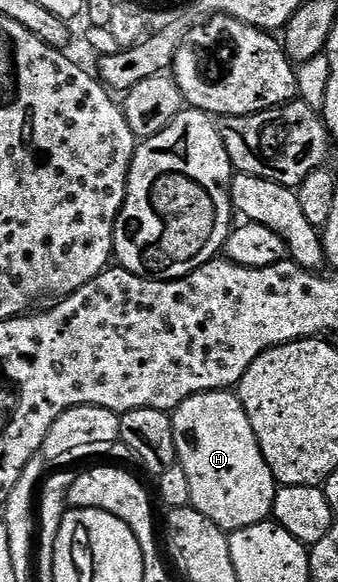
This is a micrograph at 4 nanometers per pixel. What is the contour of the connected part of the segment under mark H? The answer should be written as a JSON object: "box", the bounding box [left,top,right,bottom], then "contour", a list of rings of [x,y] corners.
{"box":[171,390,279,532],"contour":[[[212,390],[206,394],[196,394],[183,400],[183,404],[179,404],[177,409],[172,411],[171,417],[177,461],[183,472],[187,472],[187,481],[191,487],[189,505],[203,512],[207,520],[211,520],[226,532],[242,530],[251,524],[266,521],[273,513],[273,501],[279,483],[259,448],[259,440],[251,428],[251,420],[247,420],[247,412],[236,393],[229,390]]]}

